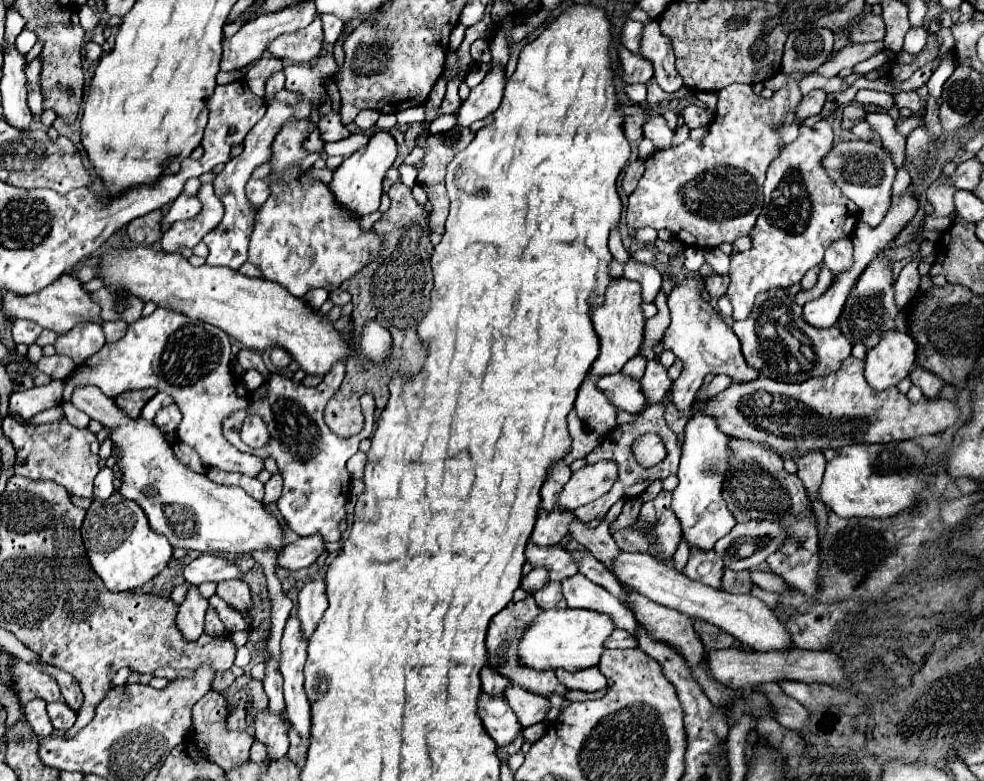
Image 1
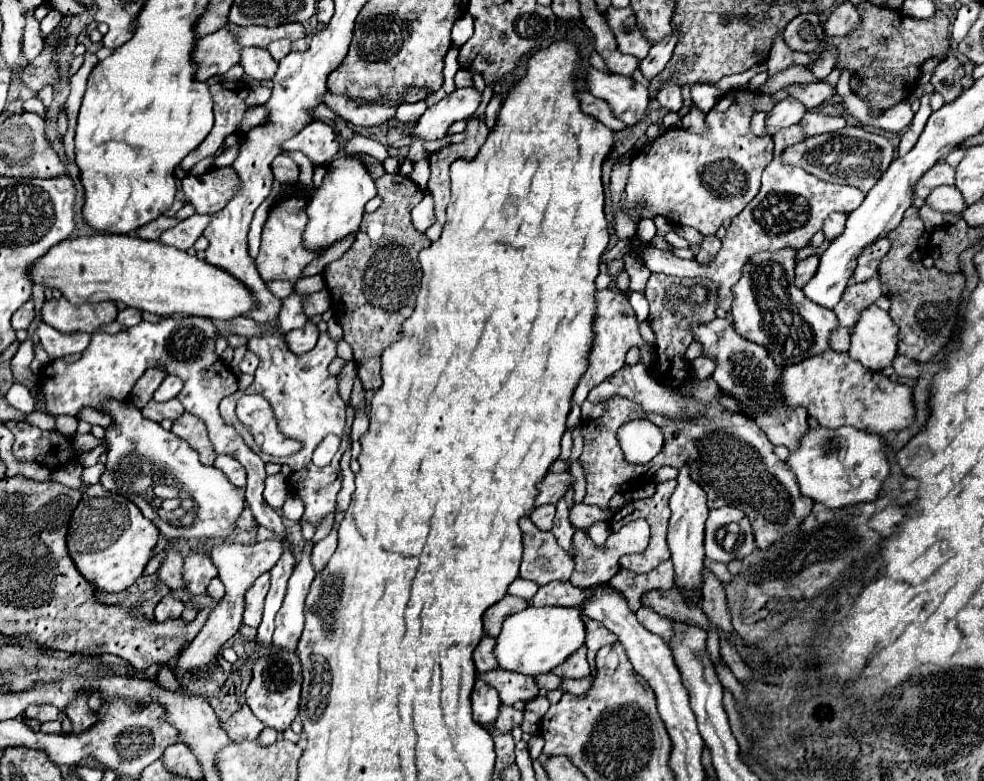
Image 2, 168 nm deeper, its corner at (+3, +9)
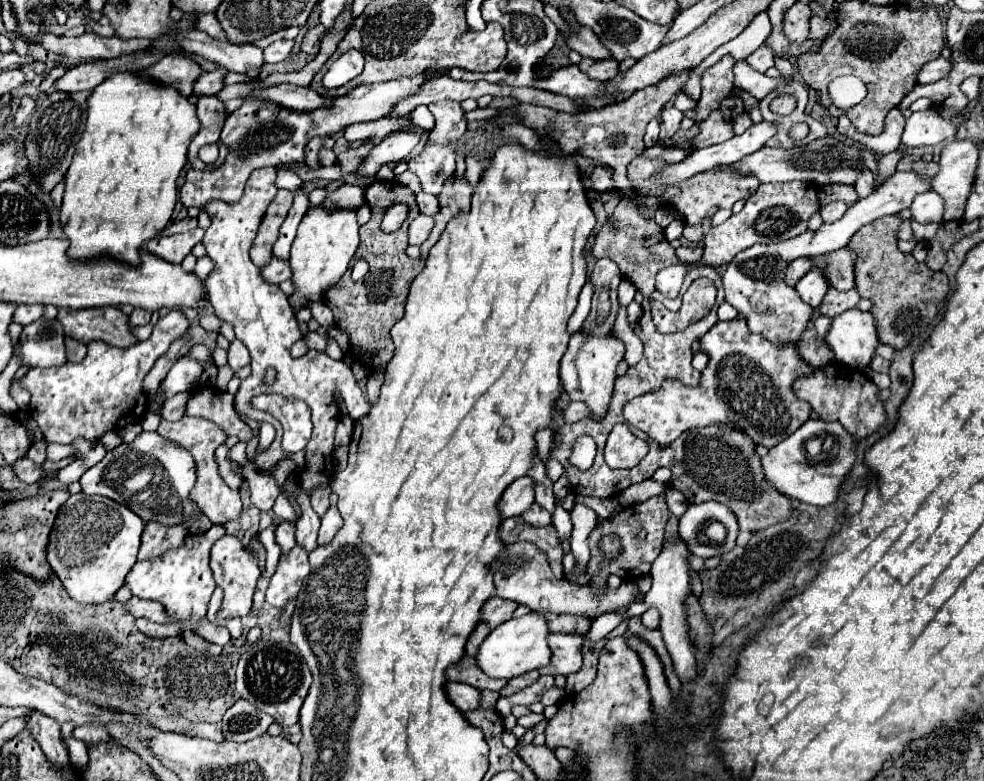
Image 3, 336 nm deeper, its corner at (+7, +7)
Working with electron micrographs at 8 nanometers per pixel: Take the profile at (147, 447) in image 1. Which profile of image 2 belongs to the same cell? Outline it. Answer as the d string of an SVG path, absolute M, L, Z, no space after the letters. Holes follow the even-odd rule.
M108 401L106 413L112 415L114 425L106 431L106 443L110 445L108 457L106 457L106 469L100 475L100 485L106 491L124 495L128 501L132 501L146 519L150 519L164 537L170 539L224 539L236 529L236 519L244 509L244 489L238 489L228 481L228 477L218 471L216 467L206 467L198 461L198 453L180 437L176 437L172 431L166 431L160 427L160 423L154 423L150 419L144 419L140 409L132 403L118 403ZM174 499L176 513L168 513L162 509L162 503Z

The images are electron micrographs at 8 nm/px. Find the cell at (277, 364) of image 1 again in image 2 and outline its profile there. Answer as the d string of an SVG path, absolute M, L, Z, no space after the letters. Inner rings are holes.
M308 321L302 329L286 333L286 343L288 343L290 351L298 353L298 355L314 349L316 341L318 341L318 327L312 321Z

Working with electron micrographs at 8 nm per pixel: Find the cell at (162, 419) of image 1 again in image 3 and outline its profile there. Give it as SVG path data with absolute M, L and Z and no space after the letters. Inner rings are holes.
M178 393L164 403L162 417L166 421L178 421L184 415L184 409L186 409L186 393Z

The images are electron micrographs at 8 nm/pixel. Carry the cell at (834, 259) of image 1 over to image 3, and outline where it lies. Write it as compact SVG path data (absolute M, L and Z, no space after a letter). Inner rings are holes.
M838 201L838 203L828 203L828 205L822 207L820 215L822 215L824 223L834 223L834 221L838 221L838 219L846 213L846 209L848 209L848 205L842 203L842 201Z

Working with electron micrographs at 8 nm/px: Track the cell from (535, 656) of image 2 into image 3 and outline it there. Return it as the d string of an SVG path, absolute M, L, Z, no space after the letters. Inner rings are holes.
M530 611L524 617L512 617L506 623L502 623L500 627L496 627L486 637L486 641L482 643L482 647L476 655L476 663L488 677L496 677L496 679L512 679L522 673L546 667L546 665L550 665L550 657L552 657L552 649L548 645L550 633L552 631L542 613Z

